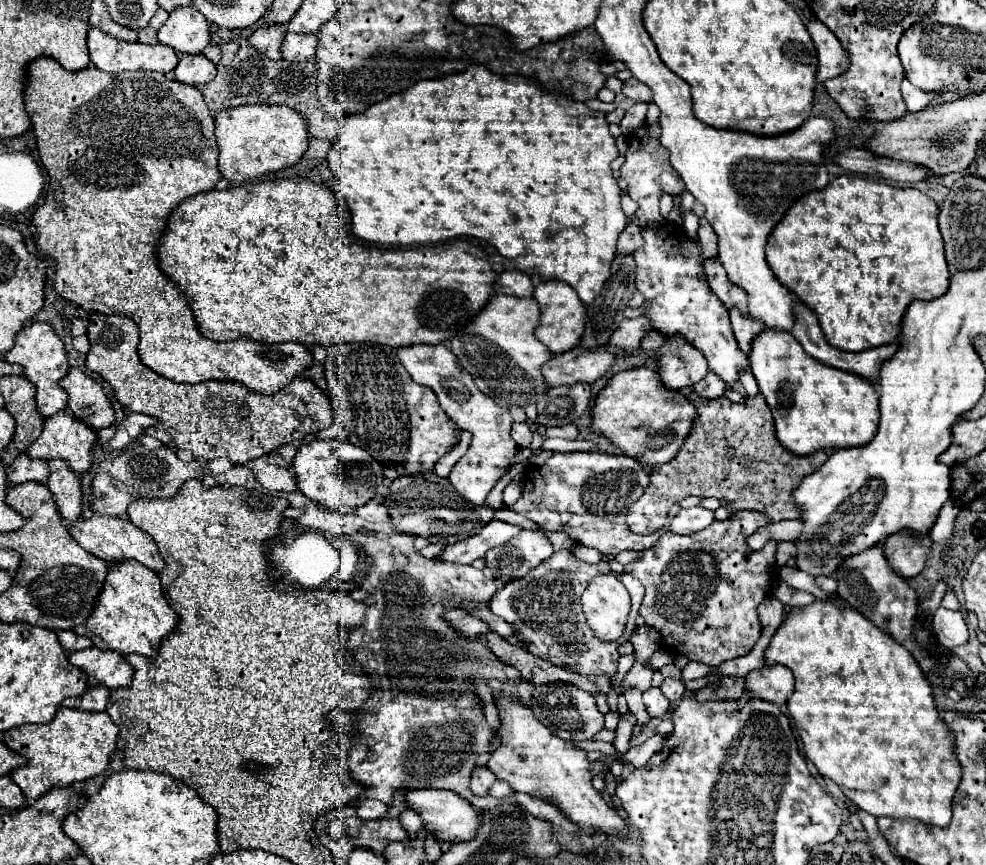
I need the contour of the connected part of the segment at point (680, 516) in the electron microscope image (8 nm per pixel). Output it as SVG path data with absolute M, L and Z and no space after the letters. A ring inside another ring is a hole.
M694 506L694 508L688 508L688 510L680 510L672 522L670 522L670 530L674 534L694 534L694 532L700 532L704 530L706 526L710 526L714 522L714 512L712 510L706 510L702 506Z

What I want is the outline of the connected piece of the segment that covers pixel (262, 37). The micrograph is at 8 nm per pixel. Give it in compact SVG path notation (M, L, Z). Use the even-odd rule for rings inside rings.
M260 28L260 32L254 32L248 38L248 44L264 54L270 60L280 60L280 36L284 34L284 28Z

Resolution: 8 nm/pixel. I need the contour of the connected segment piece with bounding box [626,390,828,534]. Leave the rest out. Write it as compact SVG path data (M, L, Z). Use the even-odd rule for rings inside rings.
M694 390L686 394L686 398L696 406L696 416L692 422L692 430L688 438L684 440L682 448L678 450L678 456L662 466L652 468L650 472L650 484L644 490L644 494L632 504L626 512L626 524L632 532L636 534L652 534L660 530L666 520L668 520L668 510L672 504L680 504L686 496L714 496L720 500L722 506L728 508L730 516L734 516L740 510L754 510L766 514L770 522L780 522L780 520L794 520L798 518L798 510L792 504L792 490L802 482L804 476L816 472L826 460L826 452L818 452L812 456L792 456L788 454L786 448L780 446L774 434L774 420L770 414L770 408L764 400L762 394L756 396L746 396L744 402L730 402L726 396L720 396L716 400L704 400L702 396L696 396ZM728 448L734 450L734 454L728 454Z

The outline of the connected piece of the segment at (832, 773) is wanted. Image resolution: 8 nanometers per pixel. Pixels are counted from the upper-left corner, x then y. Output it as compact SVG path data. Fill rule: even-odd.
M830 598L792 608L772 636L764 660L792 670L796 684L788 698L788 712L802 738L804 754L822 776L842 788L846 798L876 818L890 816L914 818L936 826L950 824L952 796L962 776L960 764L956 764L956 752L952 752L952 734L944 728L934 708L930 682L904 646L896 644L854 608L842 608Z

